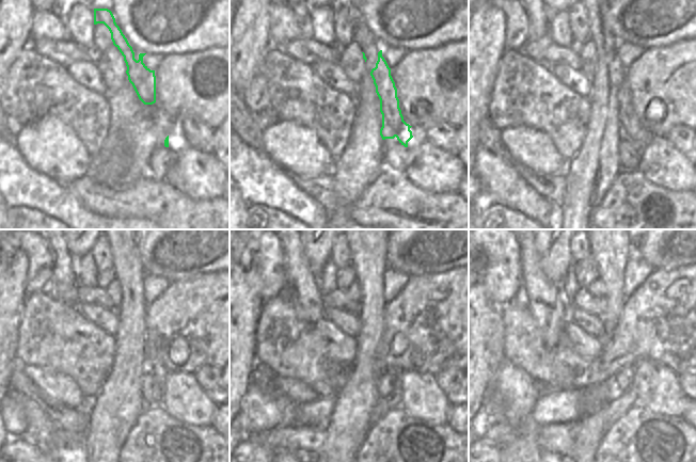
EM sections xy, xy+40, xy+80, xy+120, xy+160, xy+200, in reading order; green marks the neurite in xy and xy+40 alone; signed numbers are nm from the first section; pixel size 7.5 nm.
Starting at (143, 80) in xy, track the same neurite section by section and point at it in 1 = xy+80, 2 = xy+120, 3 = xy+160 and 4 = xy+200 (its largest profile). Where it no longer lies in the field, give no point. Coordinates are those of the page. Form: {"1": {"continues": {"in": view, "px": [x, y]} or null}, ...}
{"1": {"continues": {"in": "xy+80", "px": [630, 127]}}, "2": {"continues": {"in": "xy+120", "px": [154, 365]}}, "3": {"continues": {"in": "xy+160", "px": [392, 400]}}, "4": {"continues": {"in": "xy+200", "px": [578, 441]}}}

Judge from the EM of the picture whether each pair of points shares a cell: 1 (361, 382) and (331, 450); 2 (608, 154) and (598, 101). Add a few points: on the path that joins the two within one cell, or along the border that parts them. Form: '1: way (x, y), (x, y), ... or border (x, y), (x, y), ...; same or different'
1: way (357, 399), (345, 433); same
2: way (603, 141), (603, 114); same

